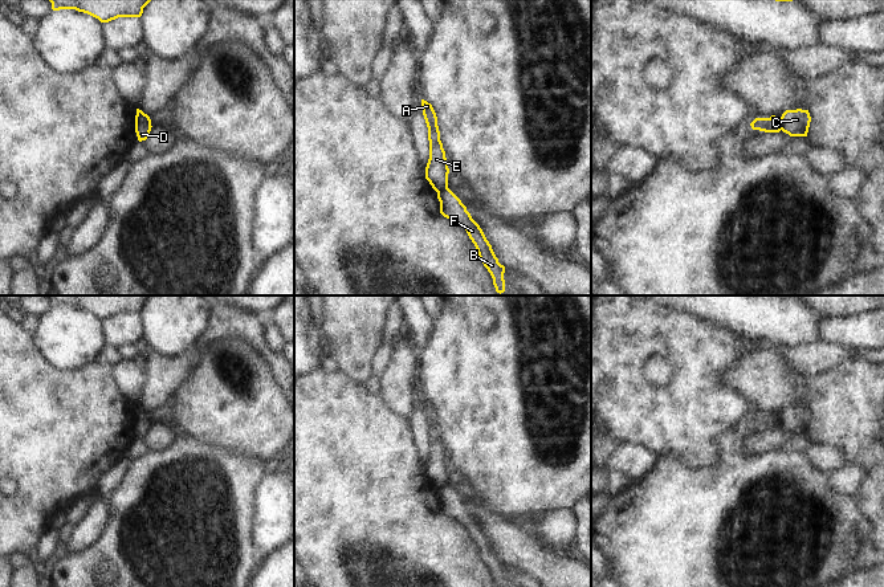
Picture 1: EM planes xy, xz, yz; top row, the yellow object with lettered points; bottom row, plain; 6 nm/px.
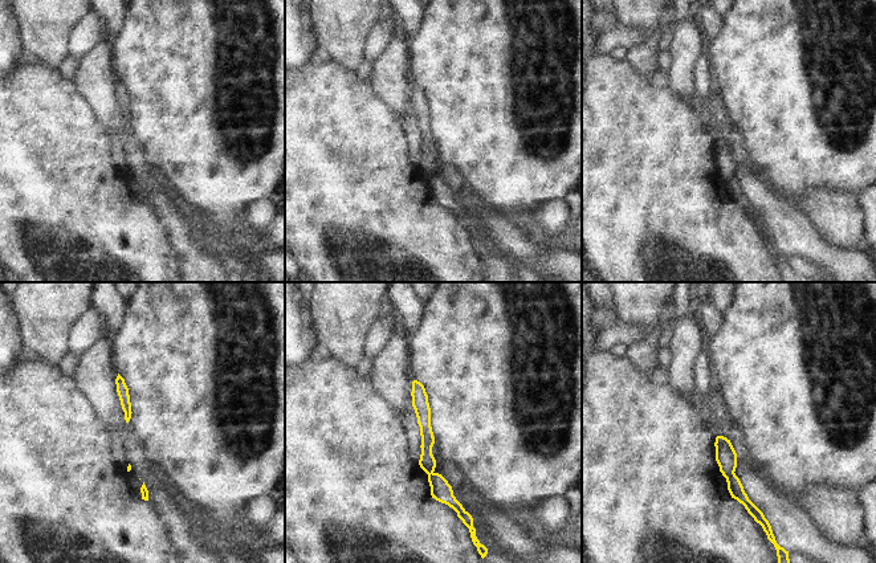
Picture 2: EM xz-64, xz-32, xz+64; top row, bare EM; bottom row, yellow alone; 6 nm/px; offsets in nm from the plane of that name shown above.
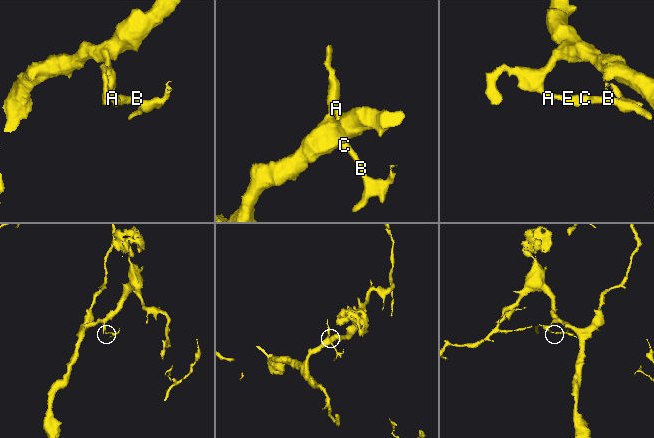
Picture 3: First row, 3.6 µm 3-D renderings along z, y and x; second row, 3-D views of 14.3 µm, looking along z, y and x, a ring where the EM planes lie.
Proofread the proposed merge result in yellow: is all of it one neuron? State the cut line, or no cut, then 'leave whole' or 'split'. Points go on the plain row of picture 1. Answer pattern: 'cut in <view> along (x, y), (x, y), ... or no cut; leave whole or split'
cut in xz along (447, 482), (438, 489); split

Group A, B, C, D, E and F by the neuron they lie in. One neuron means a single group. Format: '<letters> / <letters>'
A D E / B C F

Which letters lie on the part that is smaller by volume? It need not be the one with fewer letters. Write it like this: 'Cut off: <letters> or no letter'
Cut off: B, C, F

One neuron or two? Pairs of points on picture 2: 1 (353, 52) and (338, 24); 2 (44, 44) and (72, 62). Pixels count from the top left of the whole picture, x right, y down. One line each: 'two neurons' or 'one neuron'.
1: one neuron
2: two neurons

